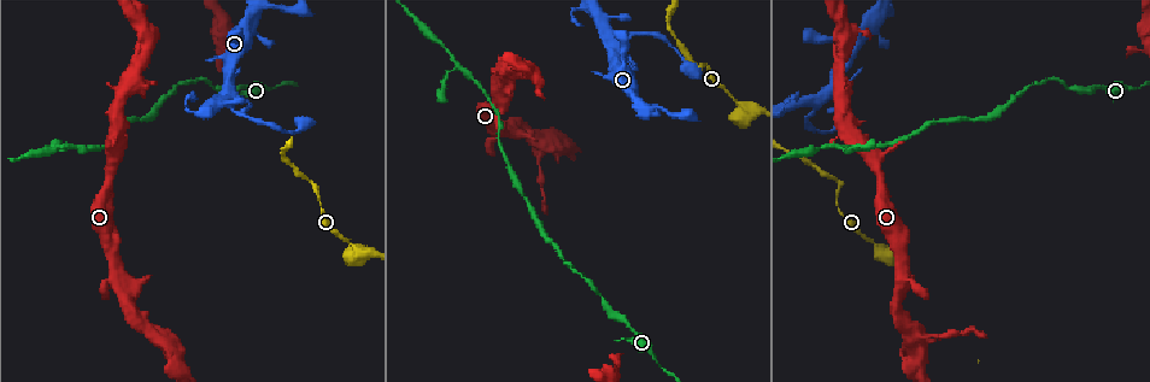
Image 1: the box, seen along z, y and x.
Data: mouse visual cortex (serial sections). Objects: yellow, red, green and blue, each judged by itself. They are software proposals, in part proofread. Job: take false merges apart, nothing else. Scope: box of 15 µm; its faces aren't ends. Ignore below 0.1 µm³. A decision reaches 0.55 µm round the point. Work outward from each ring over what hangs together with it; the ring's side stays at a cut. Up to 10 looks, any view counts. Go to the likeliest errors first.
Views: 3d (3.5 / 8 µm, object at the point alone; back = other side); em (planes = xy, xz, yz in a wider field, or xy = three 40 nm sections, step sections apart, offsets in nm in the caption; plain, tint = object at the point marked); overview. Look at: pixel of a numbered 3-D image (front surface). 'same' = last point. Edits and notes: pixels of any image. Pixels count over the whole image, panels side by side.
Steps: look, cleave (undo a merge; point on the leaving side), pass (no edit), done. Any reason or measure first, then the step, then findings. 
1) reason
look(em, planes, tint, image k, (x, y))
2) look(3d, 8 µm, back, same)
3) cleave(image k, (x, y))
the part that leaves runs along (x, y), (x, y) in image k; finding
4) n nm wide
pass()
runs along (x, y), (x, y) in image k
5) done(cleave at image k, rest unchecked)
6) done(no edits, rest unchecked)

three-way junction
look(3d, 3.5 µm, image 1, (615, 47))

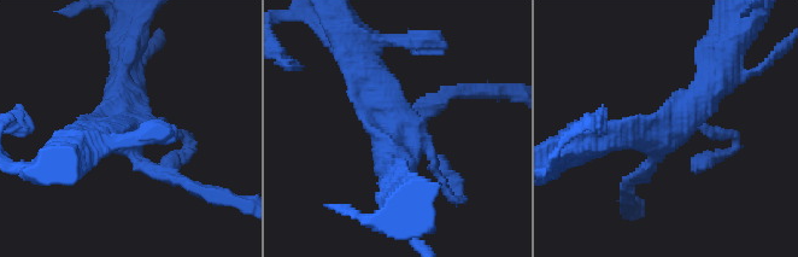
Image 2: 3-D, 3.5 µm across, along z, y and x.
pass()
runs along (717, 80), (661, 139), (597, 139) in image 2; continuous, no second cell

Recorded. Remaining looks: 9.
narrows sharply
look(3d, 3.5 µm, image 1, (707, 65))

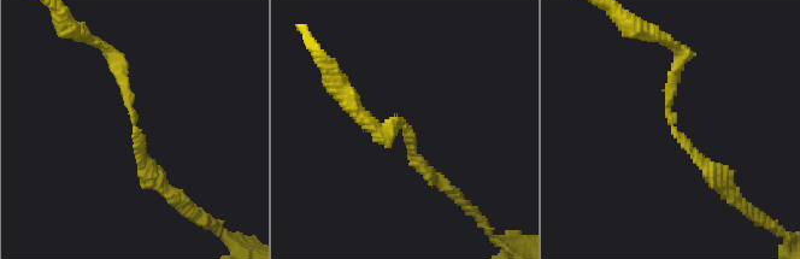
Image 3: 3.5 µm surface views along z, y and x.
arms of 150, 200 nm
look(em, planes, tint, image 3, (133, 107))

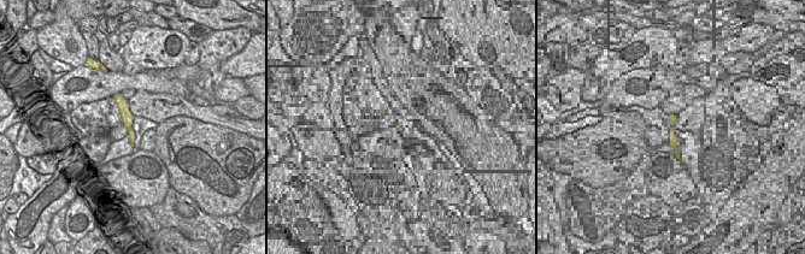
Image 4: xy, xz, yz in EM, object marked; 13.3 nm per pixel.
pass()
runs along (117, 98), (123, 106), (131, 139) in image 4; one cell here

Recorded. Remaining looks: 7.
branch point
look(3d, 3.5 µm, image 1, (882, 252))

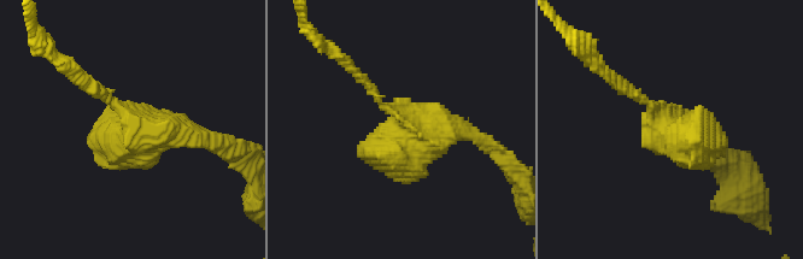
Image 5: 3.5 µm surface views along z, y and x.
look(em, xy, step 3, plain, image 5, (669, 132))

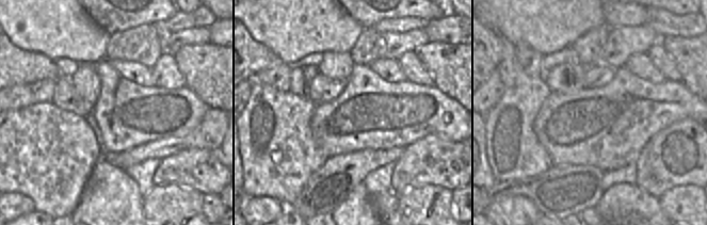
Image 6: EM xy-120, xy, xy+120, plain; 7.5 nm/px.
look(em, xy, step 3, tint, same)

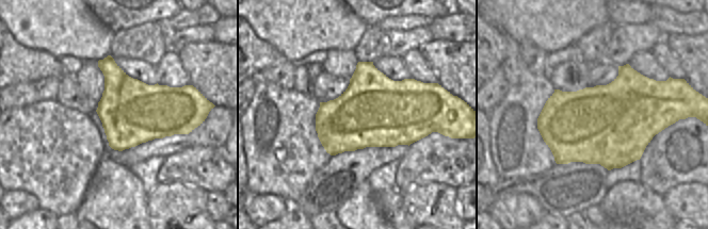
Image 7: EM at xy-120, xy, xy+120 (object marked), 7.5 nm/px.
pass()
runs along (622, 87), (687, 139), (690, 168) in image 5; continuous, no second cell

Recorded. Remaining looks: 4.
calibre changes
look(3d, 3.5 µm, image 1, (1094, 89))

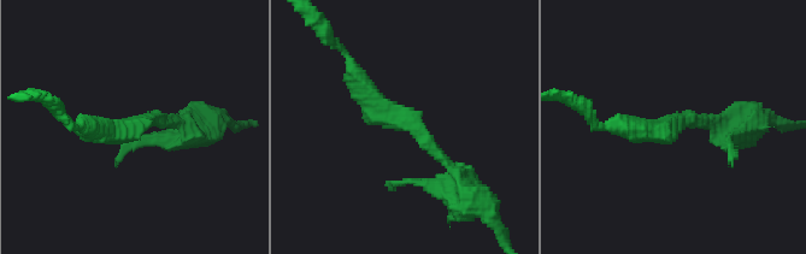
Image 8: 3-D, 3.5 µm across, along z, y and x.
arms of 250, 300 nm
look(em, xy, step 3, tint, image 8, (149, 121))

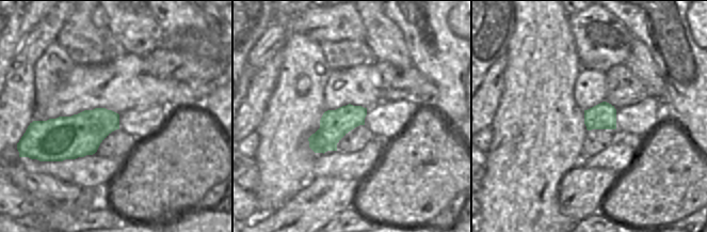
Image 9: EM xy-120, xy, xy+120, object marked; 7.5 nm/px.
pass()
runs along (465, 189), (358, 81) in image 8; one cell here

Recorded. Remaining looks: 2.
done(no edits, rest unchecked)

